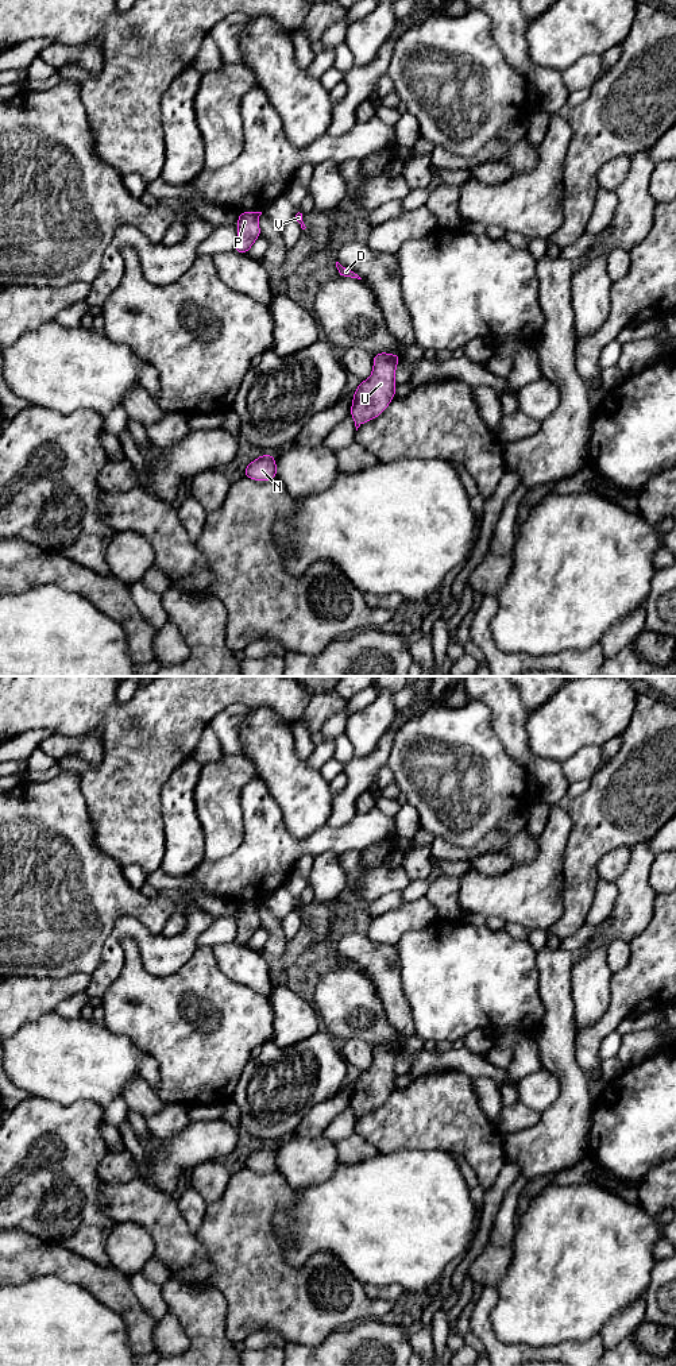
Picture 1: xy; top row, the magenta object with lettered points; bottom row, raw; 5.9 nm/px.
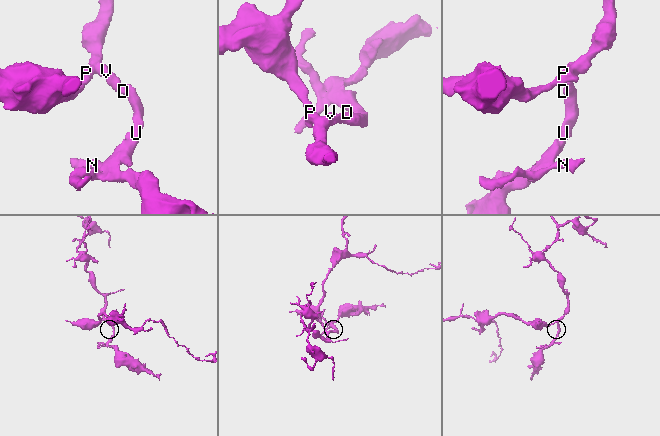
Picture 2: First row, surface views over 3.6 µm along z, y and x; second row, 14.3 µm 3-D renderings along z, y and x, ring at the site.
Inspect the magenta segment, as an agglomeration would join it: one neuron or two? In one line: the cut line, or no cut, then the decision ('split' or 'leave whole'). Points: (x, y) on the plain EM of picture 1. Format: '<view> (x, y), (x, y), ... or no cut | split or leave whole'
no cut | leave whole

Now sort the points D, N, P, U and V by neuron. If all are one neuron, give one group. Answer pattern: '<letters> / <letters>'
D N P U V

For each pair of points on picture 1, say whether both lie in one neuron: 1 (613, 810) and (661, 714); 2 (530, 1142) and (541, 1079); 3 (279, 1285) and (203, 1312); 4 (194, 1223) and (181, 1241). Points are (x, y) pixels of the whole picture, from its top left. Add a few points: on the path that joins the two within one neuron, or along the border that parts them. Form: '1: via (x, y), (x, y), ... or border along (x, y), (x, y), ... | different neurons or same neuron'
1: via (637, 786), (661, 761), (661, 739) | same neuron
2: border along (559, 1084), (559, 1096), (541, 1112) | different neurons
3: border along (212, 1285), (226, 1300), (227, 1335) | different neurons
4: border along (176, 1200), (180, 1214), (194, 1235) | different neurons

